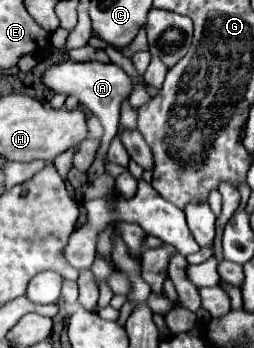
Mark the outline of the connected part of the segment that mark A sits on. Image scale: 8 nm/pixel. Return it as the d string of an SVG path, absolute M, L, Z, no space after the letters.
M65 60L61 64L51 66L41 76L41 82L43 82L43 86L47 90L51 90L55 94L77 96L79 104L101 120L101 124L105 128L105 134L101 138L101 145L96 152L95 160L87 172L88 179L92 182L105 172L104 158L107 155L111 138L117 134L117 128L119 128L119 108L121 108L121 102L131 92L131 78L113 62L103 64L103 62L73 62L73 60Z

